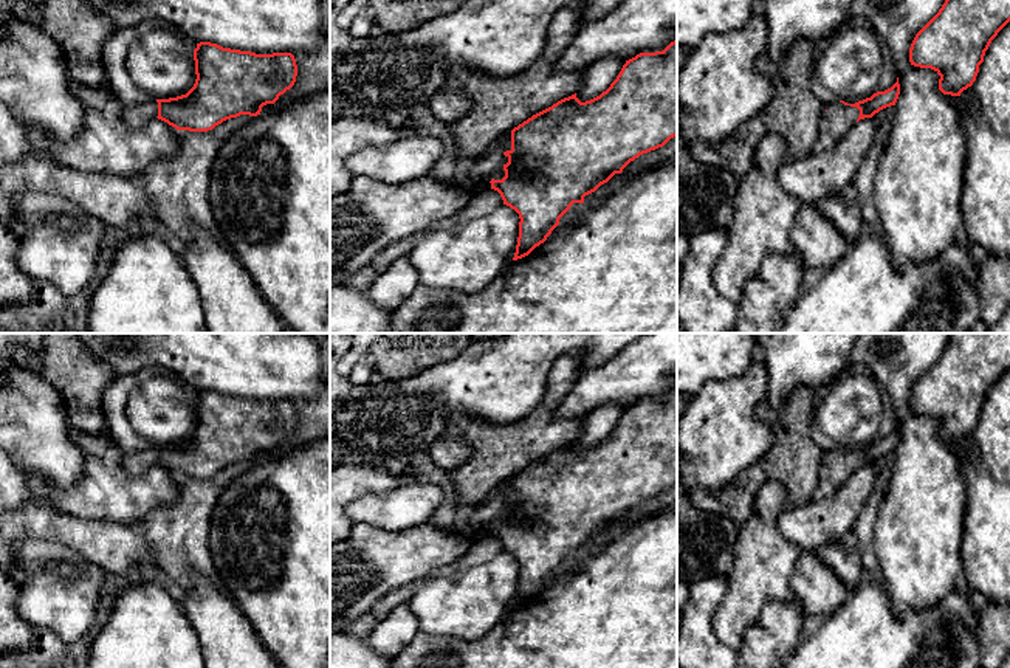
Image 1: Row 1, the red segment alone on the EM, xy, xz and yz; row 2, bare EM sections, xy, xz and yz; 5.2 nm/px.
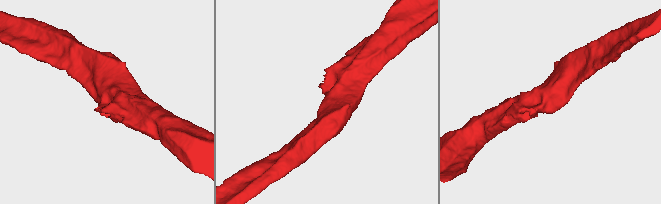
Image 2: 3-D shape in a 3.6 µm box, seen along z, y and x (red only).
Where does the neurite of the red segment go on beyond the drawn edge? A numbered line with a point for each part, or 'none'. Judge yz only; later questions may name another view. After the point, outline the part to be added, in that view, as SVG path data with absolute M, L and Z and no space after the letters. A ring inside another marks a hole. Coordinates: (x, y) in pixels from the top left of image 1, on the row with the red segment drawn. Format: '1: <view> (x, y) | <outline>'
1: yz (838, 120) | M840 101L827 105L813 150L830 150L857 124L858 116L860 110L857 107L844 105Z

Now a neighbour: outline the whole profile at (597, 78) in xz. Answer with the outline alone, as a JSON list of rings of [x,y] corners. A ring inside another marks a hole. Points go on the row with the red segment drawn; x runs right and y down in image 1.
[[[610,56],[587,67],[582,73],[582,85],[576,91],[576,98],[586,102],[599,96],[617,79],[624,64],[624,59]]]

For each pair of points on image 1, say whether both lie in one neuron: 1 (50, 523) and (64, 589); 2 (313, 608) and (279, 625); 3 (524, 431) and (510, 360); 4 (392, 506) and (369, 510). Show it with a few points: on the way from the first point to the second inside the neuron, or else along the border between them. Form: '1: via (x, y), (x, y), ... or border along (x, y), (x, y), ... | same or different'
1: border along (17, 543), (25, 540), (59, 541), (87, 560) | different
2: via (305, 608), (296, 608), (287, 617) | same
3: border along (538, 405), (510, 423), (488, 423), (484, 419) | different
4: via (386, 510), (375, 510) | same

